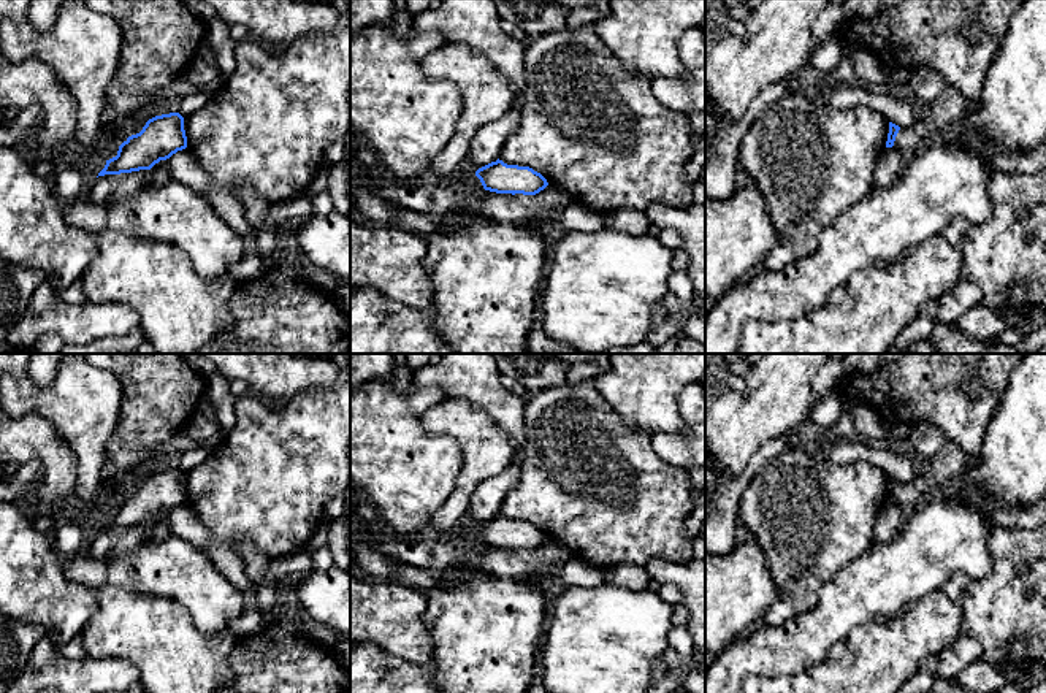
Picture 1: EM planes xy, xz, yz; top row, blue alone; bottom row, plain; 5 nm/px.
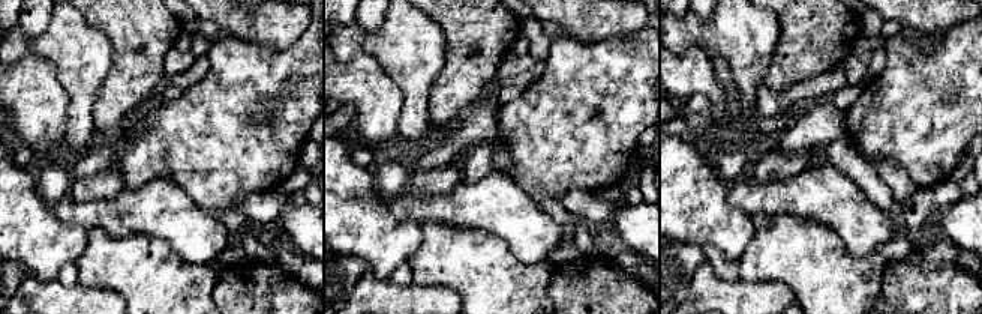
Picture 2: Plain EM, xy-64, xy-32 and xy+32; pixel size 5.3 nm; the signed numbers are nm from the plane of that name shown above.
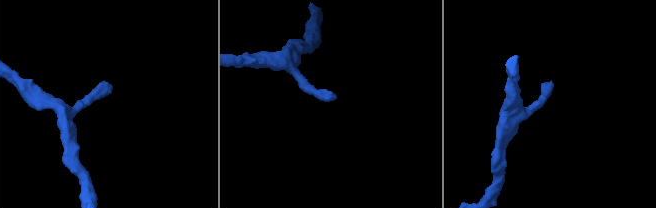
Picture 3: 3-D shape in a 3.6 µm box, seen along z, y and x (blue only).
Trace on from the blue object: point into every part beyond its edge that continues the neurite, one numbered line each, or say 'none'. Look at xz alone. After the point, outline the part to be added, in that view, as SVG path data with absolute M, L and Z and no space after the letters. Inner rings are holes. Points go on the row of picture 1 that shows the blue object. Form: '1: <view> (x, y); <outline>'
none

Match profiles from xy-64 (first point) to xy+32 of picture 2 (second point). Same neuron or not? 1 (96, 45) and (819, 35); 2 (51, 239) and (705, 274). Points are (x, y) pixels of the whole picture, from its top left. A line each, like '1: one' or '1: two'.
1: two
2: two

